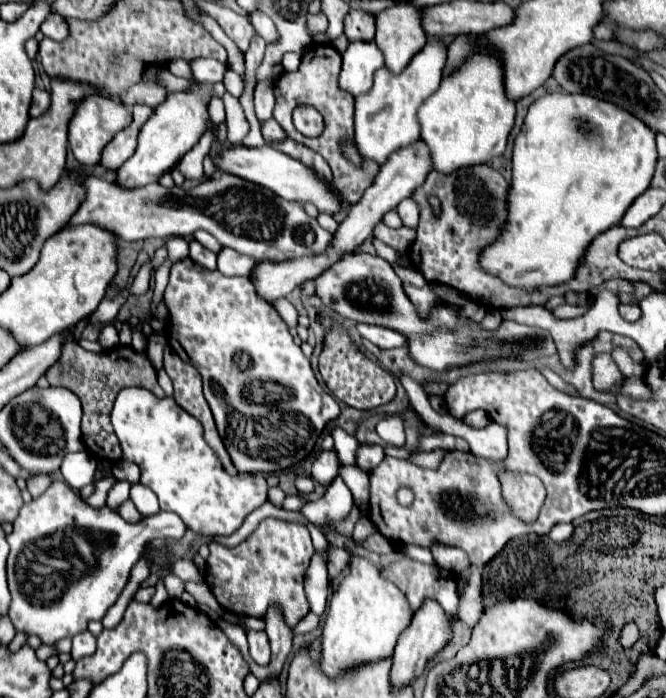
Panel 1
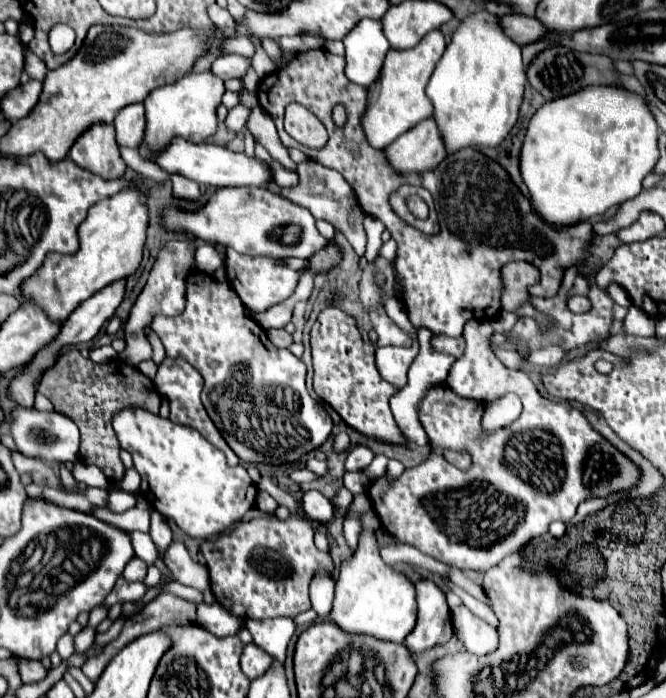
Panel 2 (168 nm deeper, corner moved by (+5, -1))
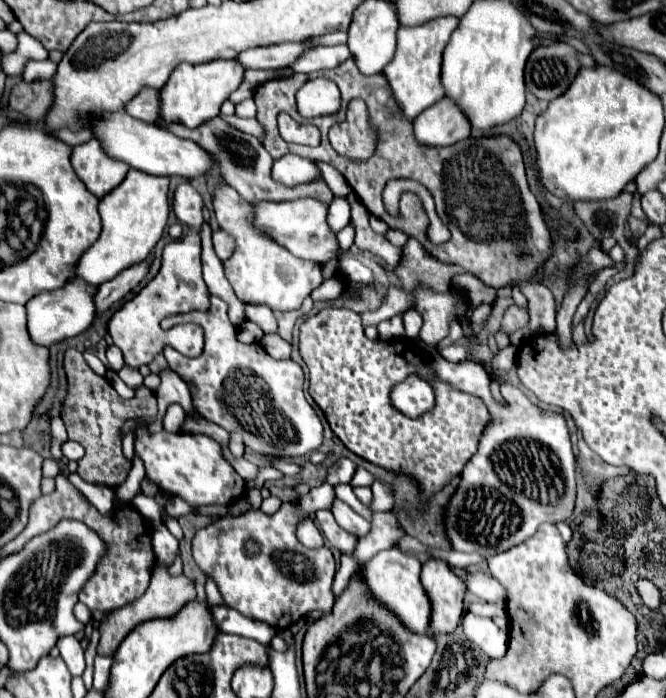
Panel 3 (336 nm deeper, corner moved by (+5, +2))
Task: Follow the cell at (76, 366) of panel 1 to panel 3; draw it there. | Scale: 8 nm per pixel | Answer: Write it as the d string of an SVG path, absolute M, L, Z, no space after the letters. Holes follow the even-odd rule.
M68 348L64 352L64 372L68 380L68 392L60 410L60 416L66 424L68 438L76 440L84 446L86 454L78 460L78 476L90 484L106 484L106 486L120 486L132 464L122 456L122 442L120 442L120 428L128 418L136 416L158 416L158 404L152 390L144 384L134 390L134 398L124 400L112 388L106 376L98 376L82 358L76 348Z

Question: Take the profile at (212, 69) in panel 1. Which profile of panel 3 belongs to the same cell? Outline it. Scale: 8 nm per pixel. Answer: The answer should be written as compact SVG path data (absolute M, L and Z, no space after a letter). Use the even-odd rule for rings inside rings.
M286 42L286 44L274 44L274 46L264 46L264 48L250 48L248 52L240 52L236 56L238 64L242 64L246 70L254 68L286 68L290 66L302 52L306 52L310 46L304 46L302 42Z

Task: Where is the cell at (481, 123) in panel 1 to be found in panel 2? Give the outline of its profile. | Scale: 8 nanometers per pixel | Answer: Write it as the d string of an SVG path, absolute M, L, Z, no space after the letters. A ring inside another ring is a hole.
M488 11L462 19L426 87L448 153L470 145L500 145L518 121L524 85L522 47L504 35L500 19Z

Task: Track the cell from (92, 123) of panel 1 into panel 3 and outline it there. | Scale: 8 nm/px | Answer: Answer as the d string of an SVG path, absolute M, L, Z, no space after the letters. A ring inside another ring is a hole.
M96 138L74 146L72 166L78 178L84 180L88 190L98 198L108 194L112 188L116 188L130 170L126 162L108 158L108 154L104 152L102 144Z

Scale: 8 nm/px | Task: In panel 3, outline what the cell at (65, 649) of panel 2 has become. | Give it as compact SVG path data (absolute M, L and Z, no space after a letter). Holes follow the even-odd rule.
M64 636L58 640L56 648L60 650L60 656L66 660L66 666L72 672L72 676L80 676L84 672L84 650L80 642L74 636Z

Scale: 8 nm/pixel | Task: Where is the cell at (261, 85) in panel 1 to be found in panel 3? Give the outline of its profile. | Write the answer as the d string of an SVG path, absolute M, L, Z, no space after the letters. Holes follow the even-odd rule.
M286 154L282 158L276 158L274 166L272 166L272 178L286 186L310 182L318 176L320 176L320 172L312 164L312 160L296 156L296 154Z

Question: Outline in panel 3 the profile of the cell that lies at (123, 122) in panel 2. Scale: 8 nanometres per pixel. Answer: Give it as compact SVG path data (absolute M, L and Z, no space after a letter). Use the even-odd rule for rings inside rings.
M144 88L138 96L134 96L124 106L124 112L128 112L132 118L138 118L138 120L156 120L158 118L158 92Z

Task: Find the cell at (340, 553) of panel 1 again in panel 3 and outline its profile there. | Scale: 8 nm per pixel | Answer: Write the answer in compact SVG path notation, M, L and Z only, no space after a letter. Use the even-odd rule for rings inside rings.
M306 518L306 520L298 526L296 536L298 536L298 540L300 540L306 548L322 548L322 546L324 546L324 536L320 534L320 530L316 528L316 524L314 524L312 518Z

